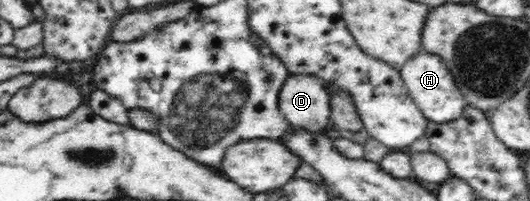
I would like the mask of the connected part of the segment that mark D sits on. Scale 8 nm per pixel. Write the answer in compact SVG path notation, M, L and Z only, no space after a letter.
M289 73L279 90L278 108L290 124L314 131L330 128L329 96L319 76Z

